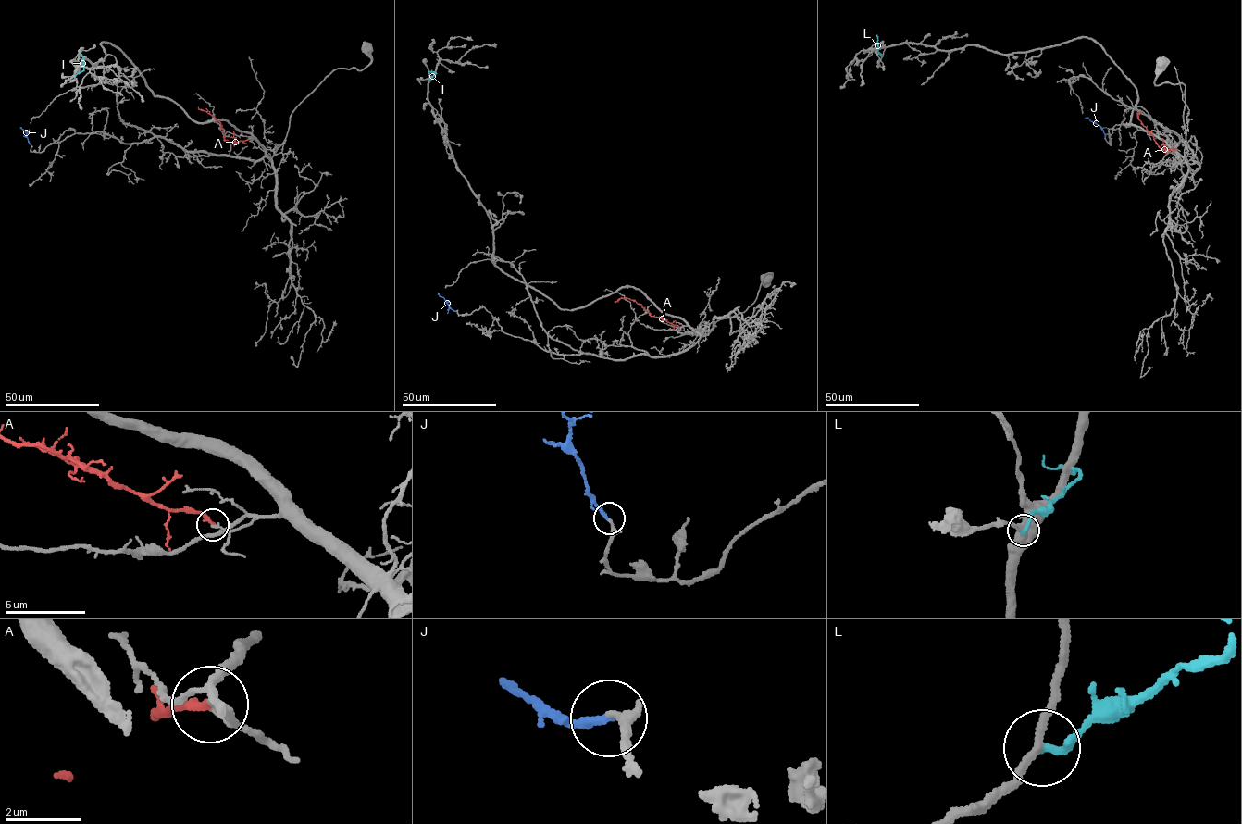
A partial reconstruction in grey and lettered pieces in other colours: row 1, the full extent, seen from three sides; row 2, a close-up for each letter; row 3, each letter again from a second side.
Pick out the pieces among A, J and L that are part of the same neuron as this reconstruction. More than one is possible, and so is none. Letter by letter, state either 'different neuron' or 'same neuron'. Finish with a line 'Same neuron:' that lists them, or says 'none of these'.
A: different neuron
J: same neuron
L: different neuron
Same neuron: J

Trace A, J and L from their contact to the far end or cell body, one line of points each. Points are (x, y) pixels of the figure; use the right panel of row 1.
A: (1175, 148), (1161, 149), (1137, 118), (1139, 111)
J: (1105, 136), (1099, 125), (1085, 118)
L: (882, 56), (877, 51), (876, 34)

